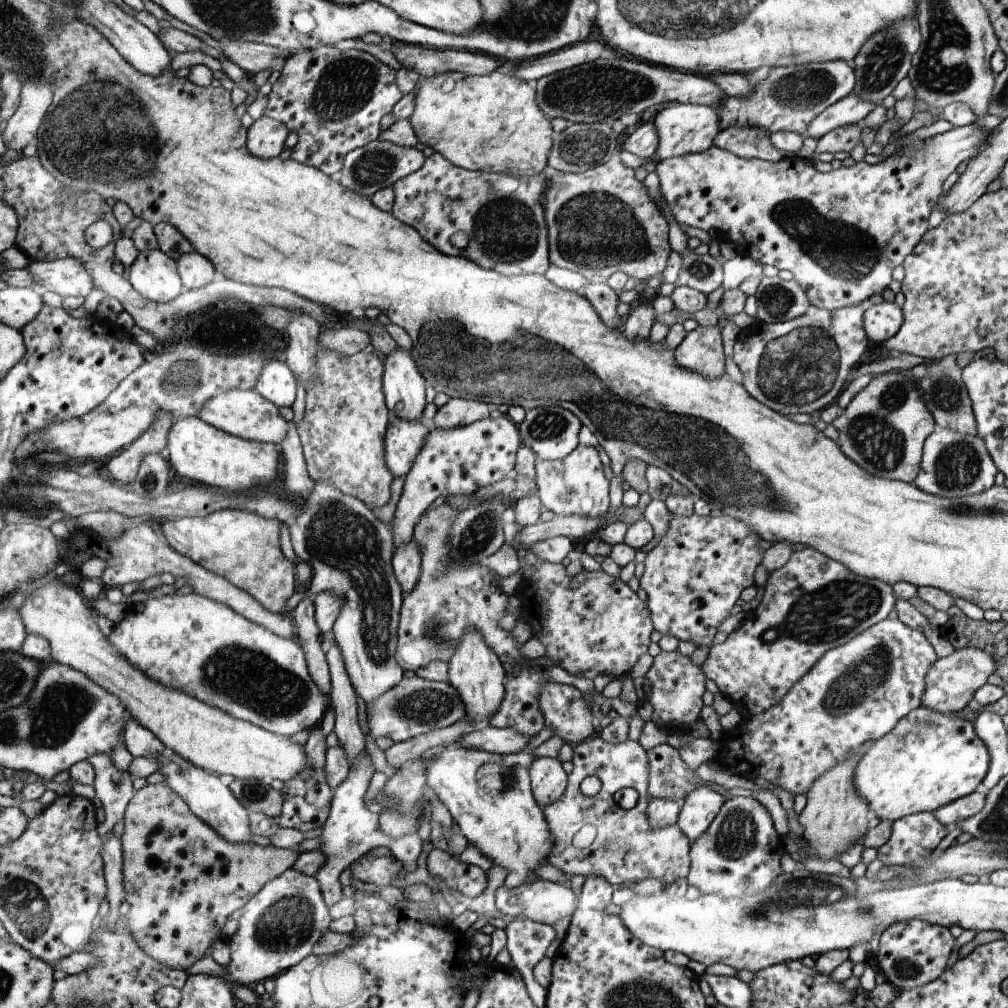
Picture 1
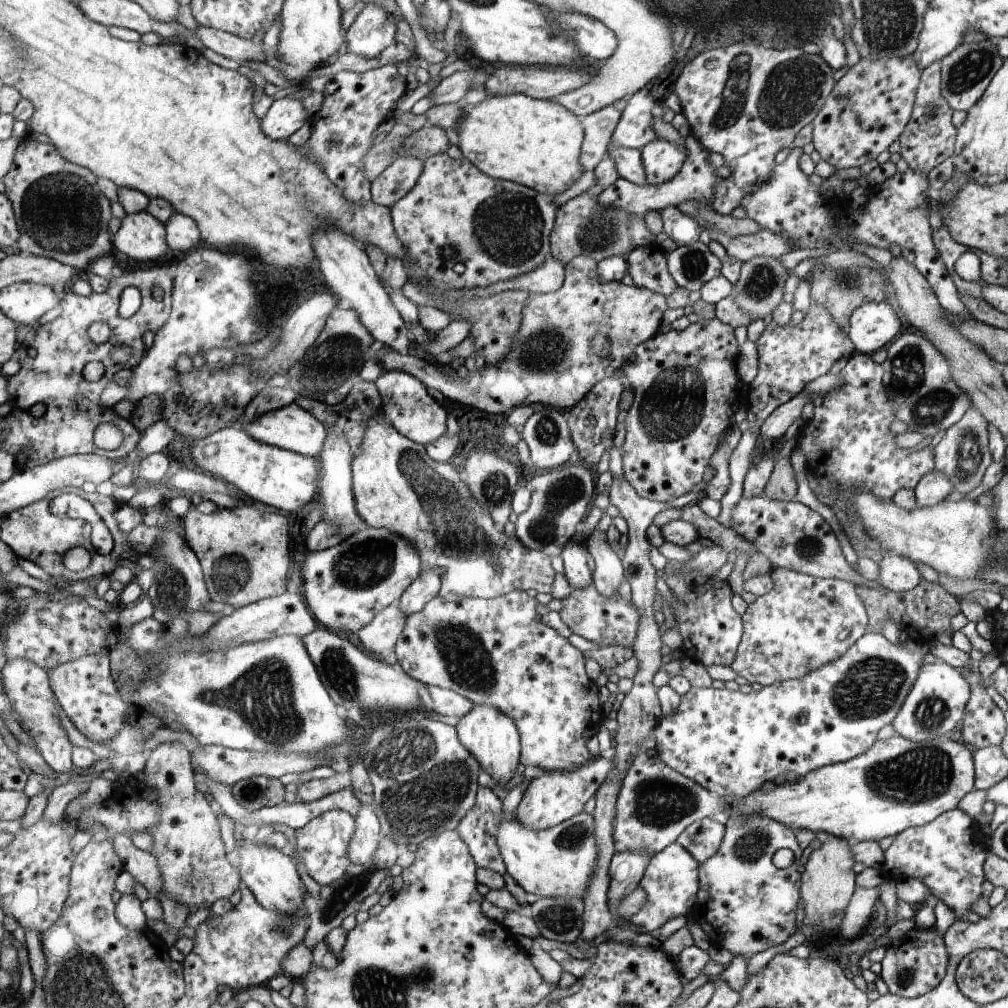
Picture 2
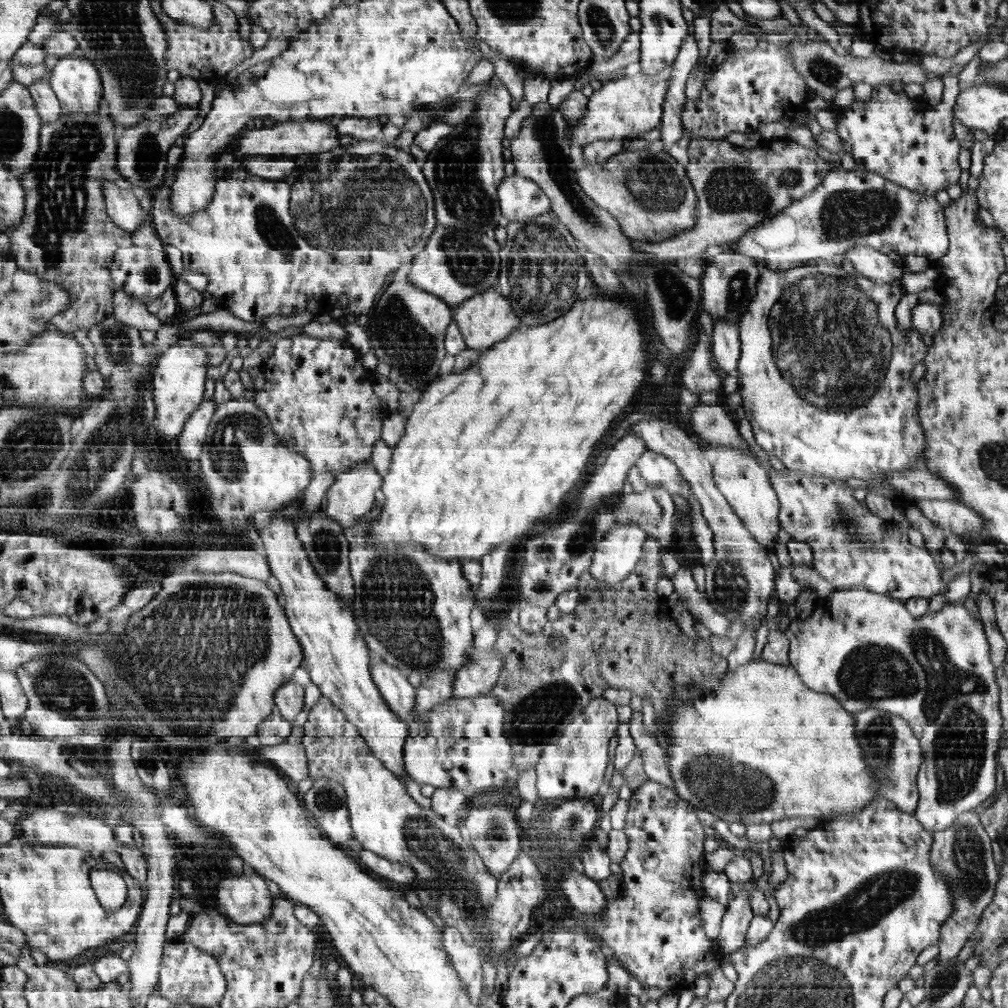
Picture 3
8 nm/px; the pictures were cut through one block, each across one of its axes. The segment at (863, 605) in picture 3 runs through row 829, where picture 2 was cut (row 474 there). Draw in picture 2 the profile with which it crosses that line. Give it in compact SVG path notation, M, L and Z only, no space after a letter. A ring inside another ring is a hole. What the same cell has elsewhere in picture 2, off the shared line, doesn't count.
M933 468L919 480L913 492L915 492L917 508L927 508L927 506L937 506L939 502L945 502L947 496L953 492L953 484L949 482L947 474Z

